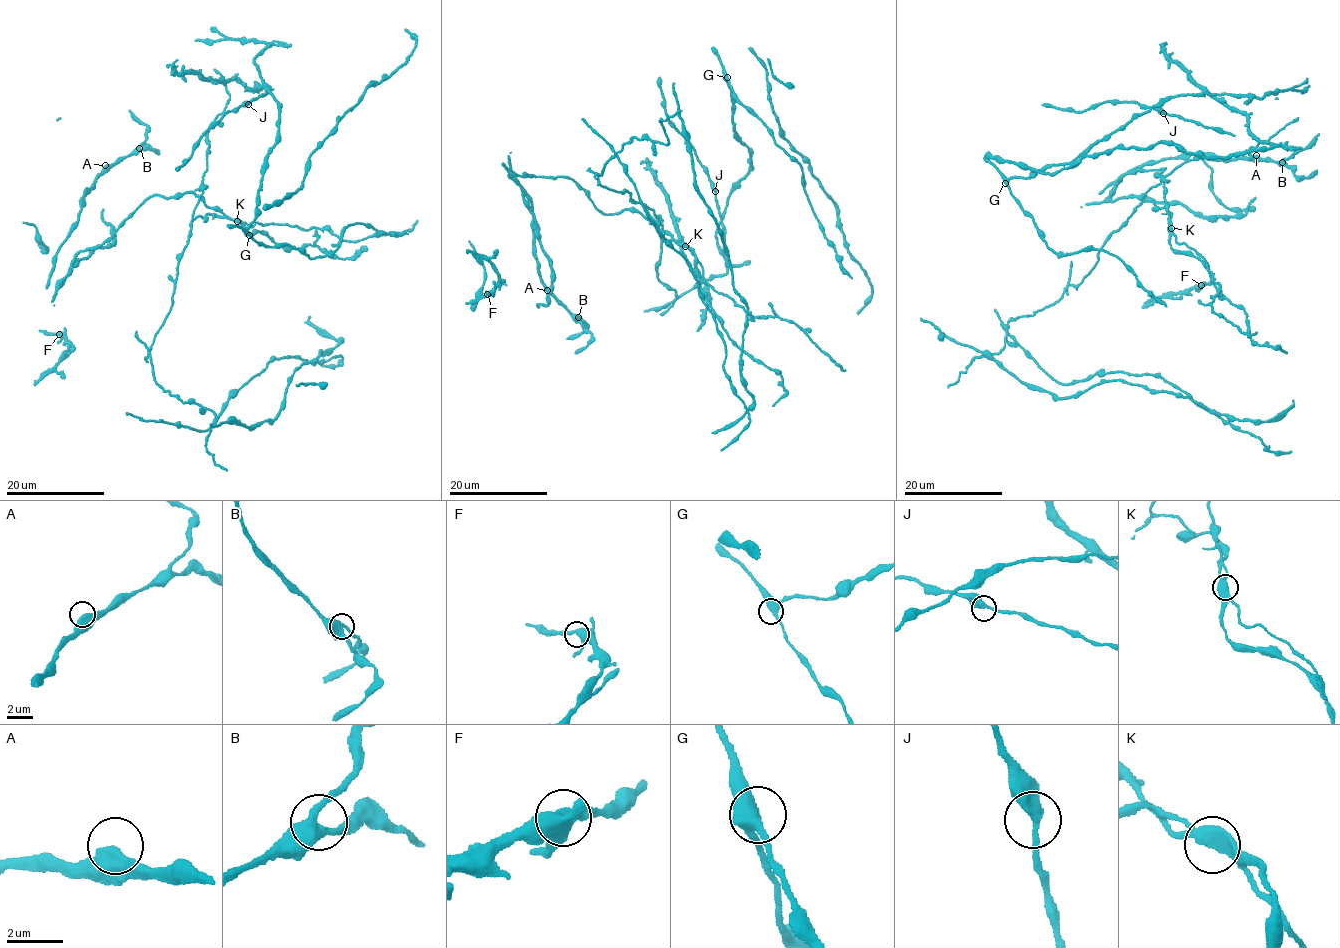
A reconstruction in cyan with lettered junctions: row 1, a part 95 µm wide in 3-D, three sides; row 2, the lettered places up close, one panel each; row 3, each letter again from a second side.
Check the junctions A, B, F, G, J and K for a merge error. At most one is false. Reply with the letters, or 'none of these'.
K

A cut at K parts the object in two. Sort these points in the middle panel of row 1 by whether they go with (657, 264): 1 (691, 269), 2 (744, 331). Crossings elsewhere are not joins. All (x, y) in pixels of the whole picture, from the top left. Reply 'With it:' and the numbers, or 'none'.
With it: none

